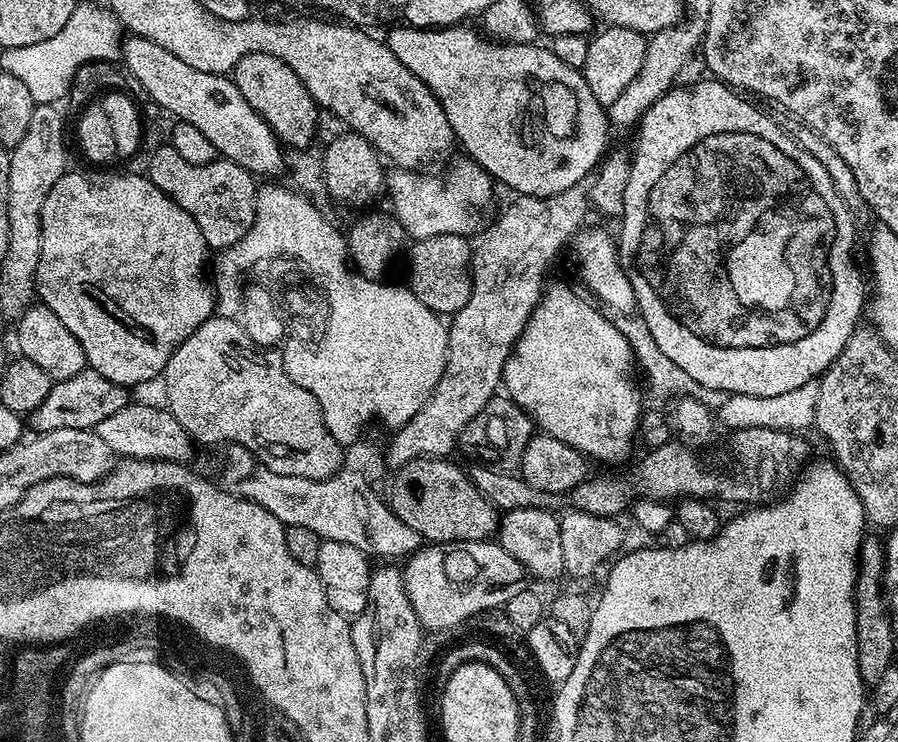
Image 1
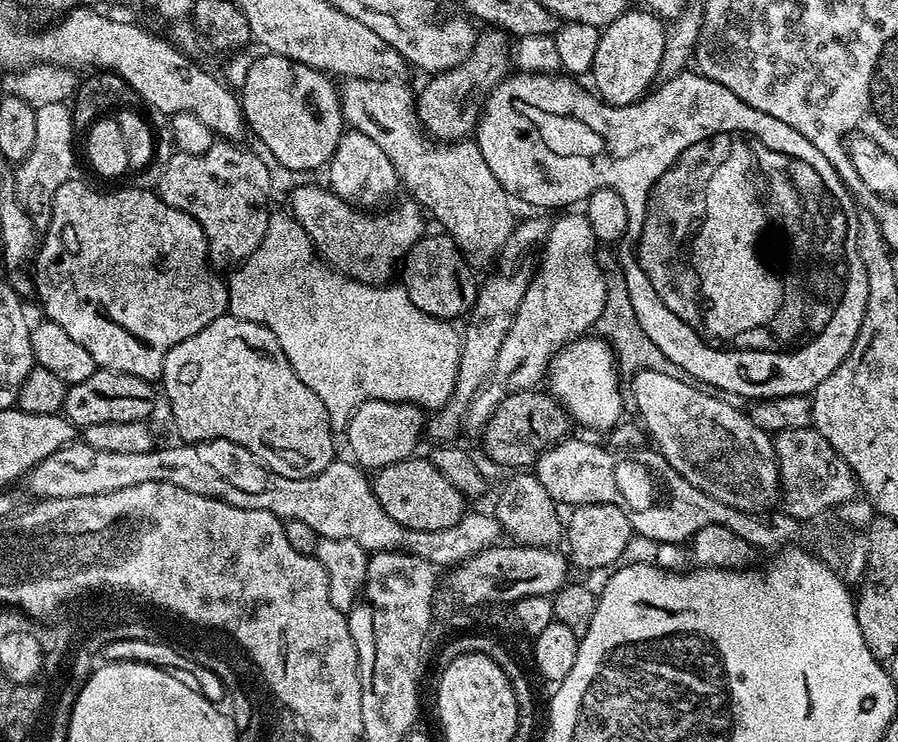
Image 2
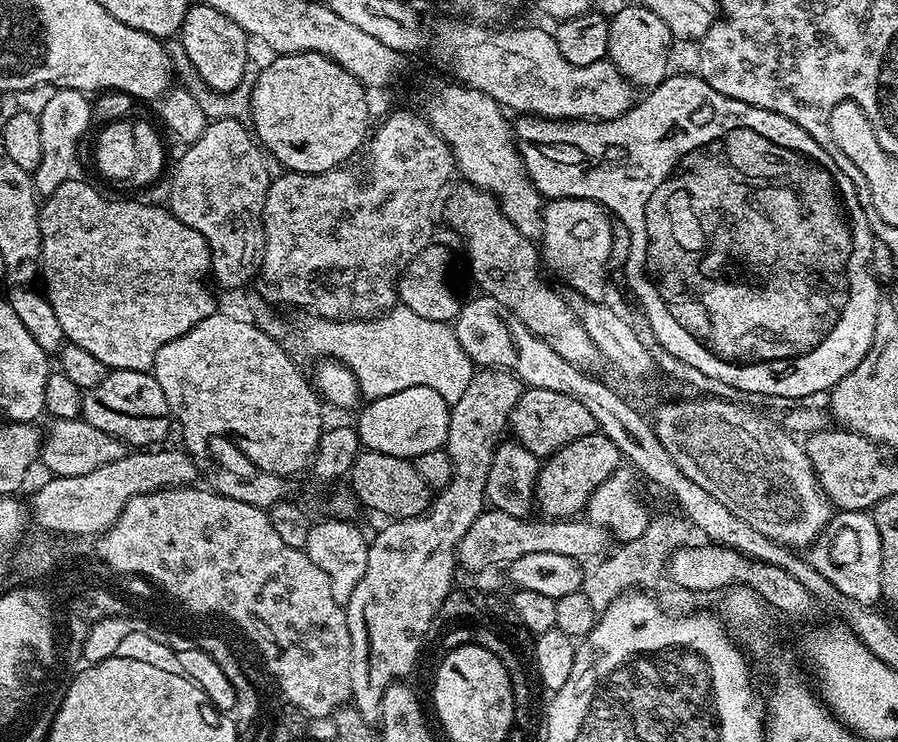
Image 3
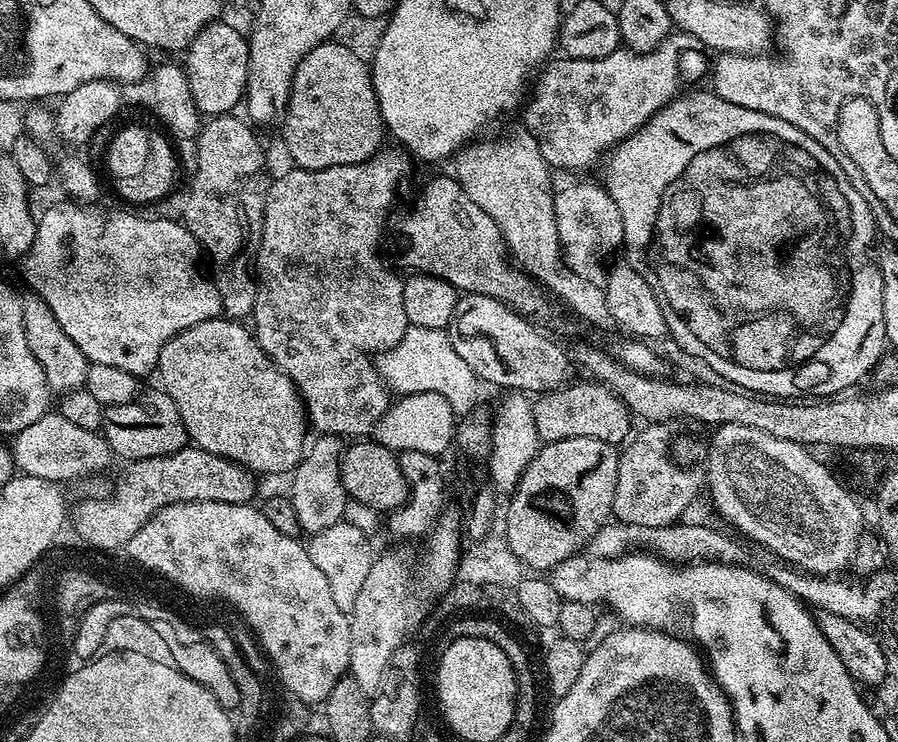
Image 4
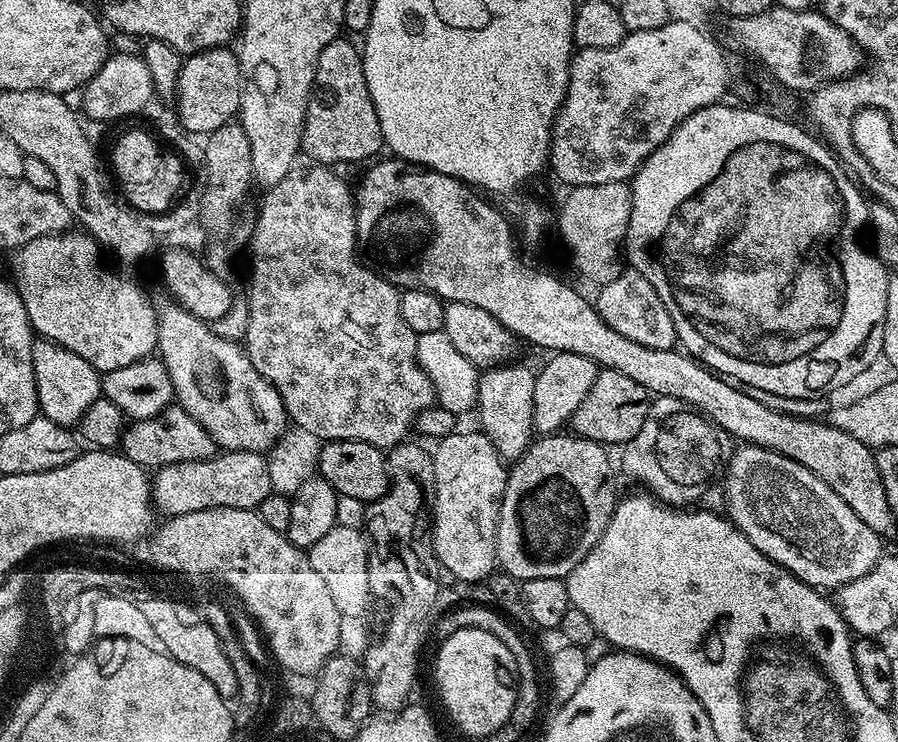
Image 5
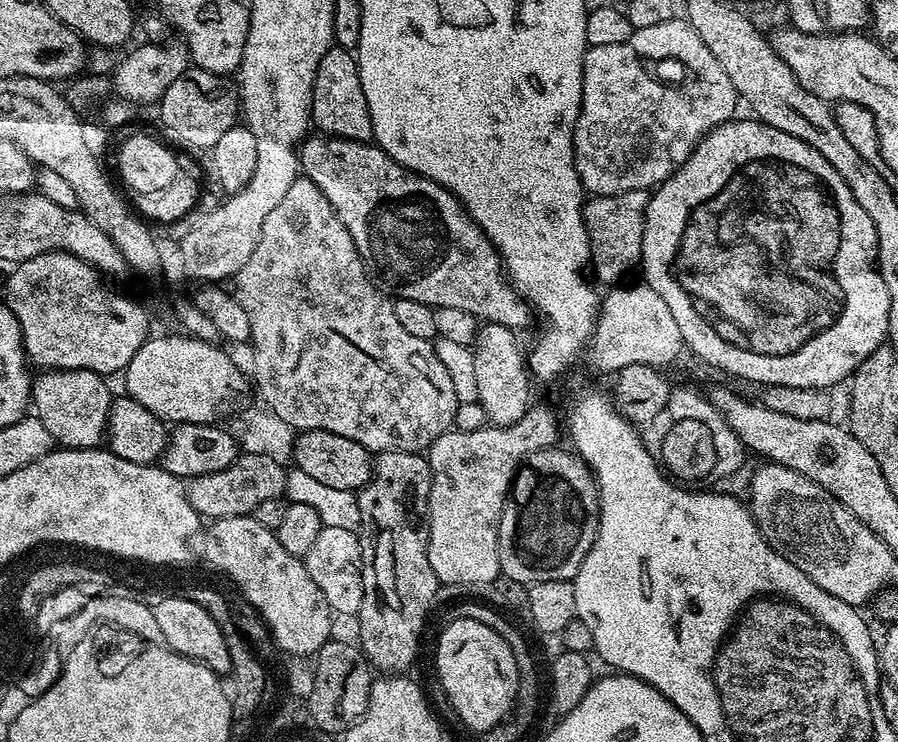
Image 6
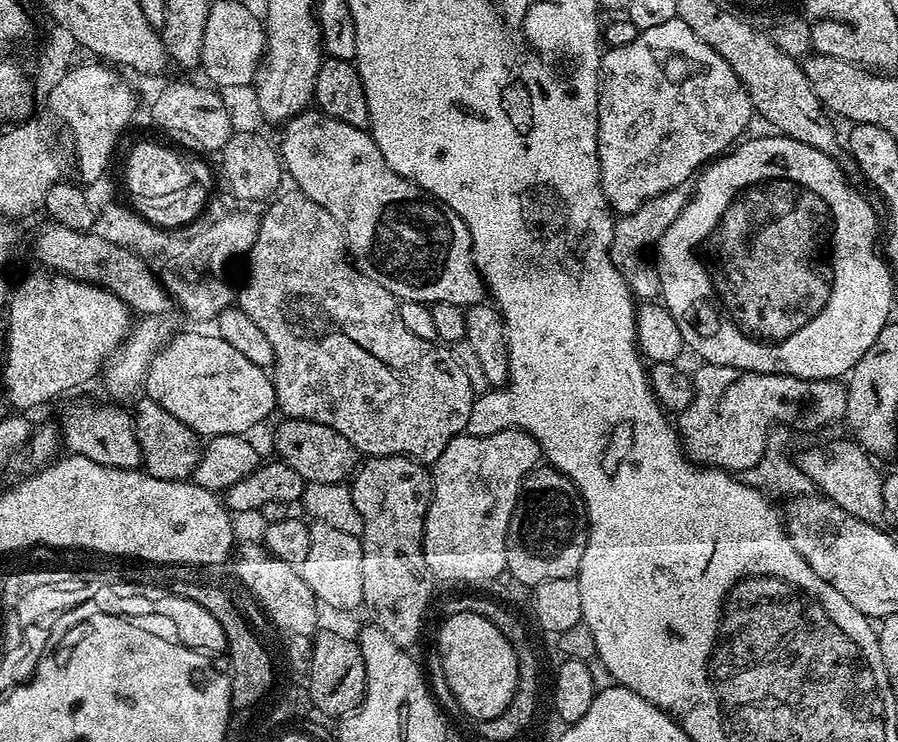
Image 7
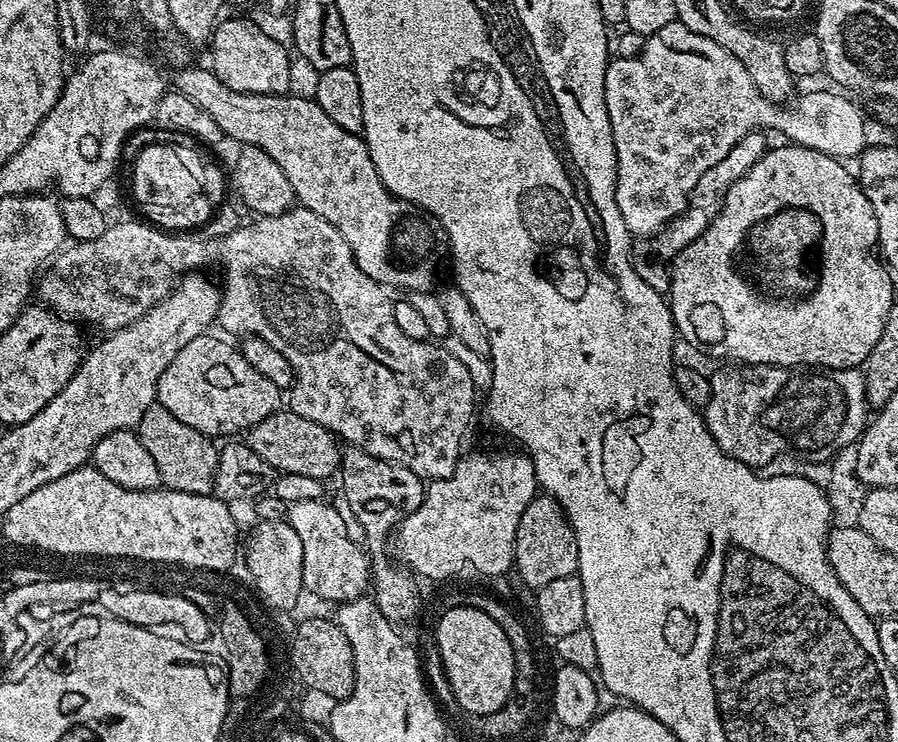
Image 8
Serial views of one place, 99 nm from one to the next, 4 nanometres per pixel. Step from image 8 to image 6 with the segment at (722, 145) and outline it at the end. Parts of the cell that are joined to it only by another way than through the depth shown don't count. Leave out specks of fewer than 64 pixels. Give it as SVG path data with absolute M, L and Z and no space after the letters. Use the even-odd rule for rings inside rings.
M673 18L666 22L658 22L658 26L637 28L629 40L618 42L615 46L589 47L588 53L584 55L582 106L574 130L574 162L580 175L580 181L584 183L585 193L592 196L613 196L614 194L626 194L630 190L648 192L655 189L662 181L669 180L689 160L692 151L696 149L704 135L737 115L736 104L738 105L738 97L734 90L734 82L730 82L726 70L722 70L722 66L718 66L718 58L714 58L714 54L710 54L706 42L702 42L702 38L698 38L698 34L688 25L687 19Z

